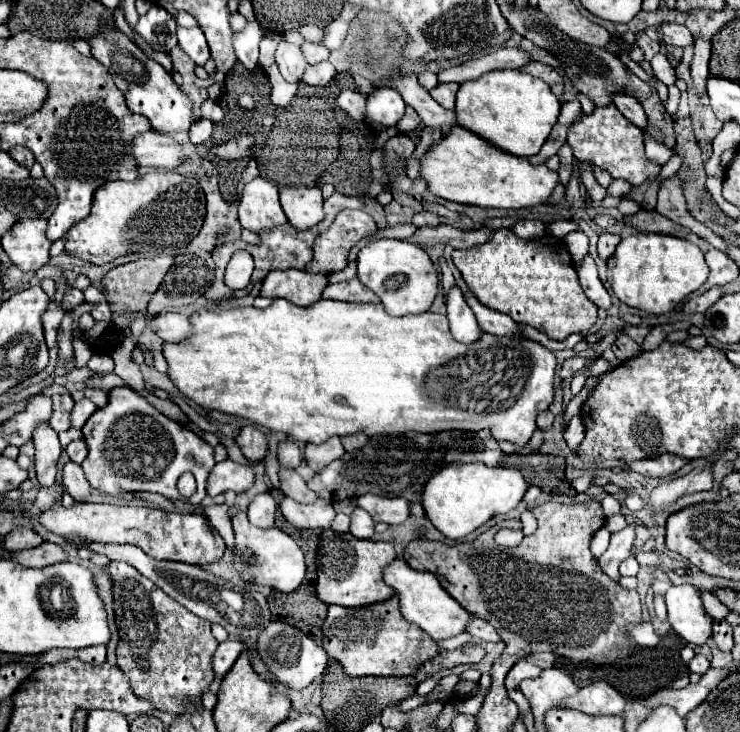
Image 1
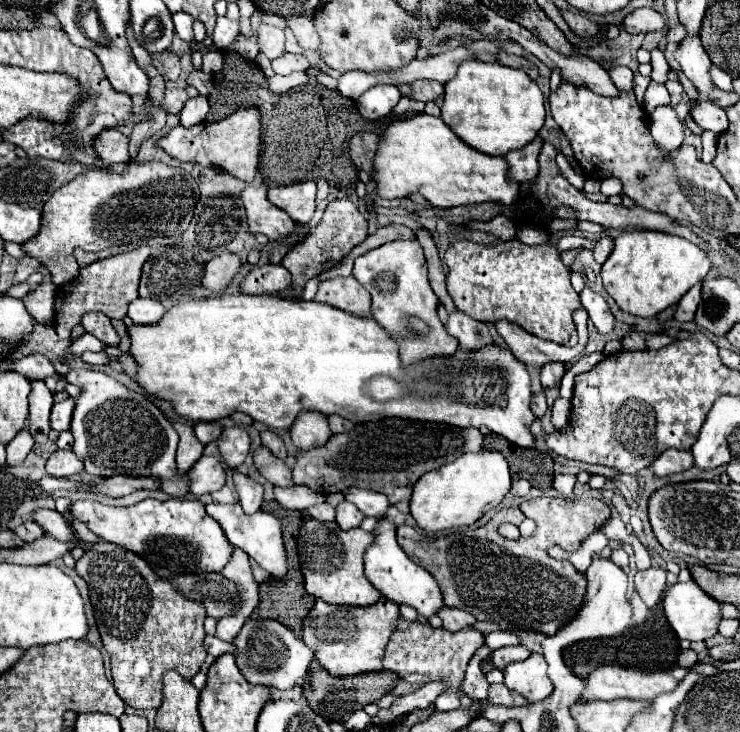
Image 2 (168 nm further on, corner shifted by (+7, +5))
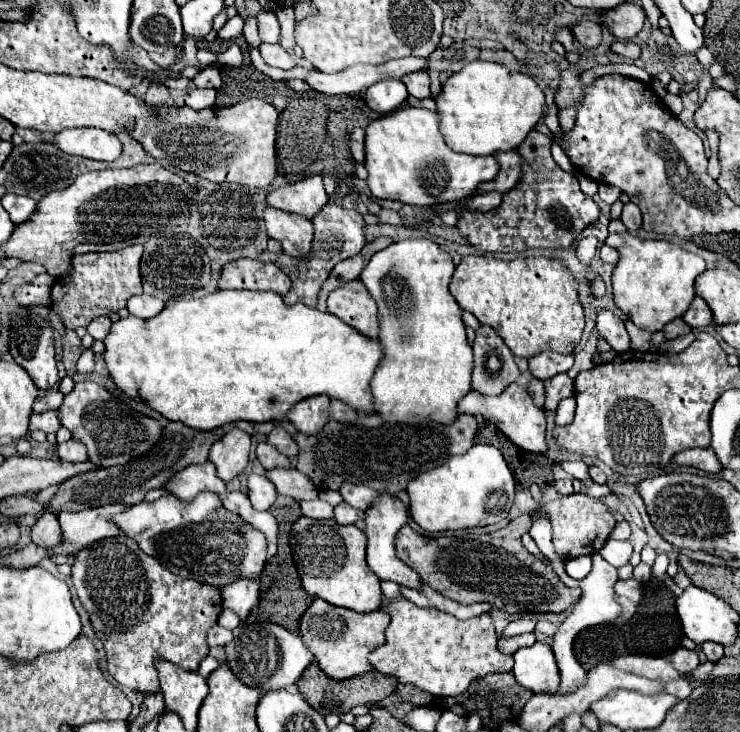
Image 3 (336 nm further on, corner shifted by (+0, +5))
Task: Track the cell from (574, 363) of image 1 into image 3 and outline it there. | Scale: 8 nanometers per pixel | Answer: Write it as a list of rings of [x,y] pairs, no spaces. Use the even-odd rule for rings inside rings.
[[[567,374],[553,376],[545,382],[545,406],[543,410],[555,410],[563,398],[573,396],[573,380]]]

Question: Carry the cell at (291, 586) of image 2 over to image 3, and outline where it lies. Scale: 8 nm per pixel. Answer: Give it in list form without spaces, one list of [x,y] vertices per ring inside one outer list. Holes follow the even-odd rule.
[[[297,502],[283,510],[283,514],[279,518],[279,548],[277,548],[277,554],[263,568],[259,606],[253,608],[253,612],[249,614],[251,622],[255,622],[255,620],[257,622],[277,622],[279,626],[283,626],[295,634],[299,632],[299,618],[309,608],[309,604],[313,602],[313,598],[301,588],[301,578],[297,576],[297,568],[293,564],[291,548],[289,548],[289,528],[299,516],[301,516],[301,510],[299,510]]]

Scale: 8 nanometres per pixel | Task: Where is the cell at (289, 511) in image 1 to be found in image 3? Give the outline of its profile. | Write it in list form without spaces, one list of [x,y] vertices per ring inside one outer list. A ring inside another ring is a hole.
[[[273,468],[273,470],[267,470],[265,476],[275,484],[279,494],[291,496],[297,502],[317,498],[315,484],[295,468]]]

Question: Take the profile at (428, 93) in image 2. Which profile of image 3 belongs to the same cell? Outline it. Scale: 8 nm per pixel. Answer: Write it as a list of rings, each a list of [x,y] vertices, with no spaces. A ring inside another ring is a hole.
[[[419,70],[419,72],[411,72],[409,76],[403,76],[401,82],[407,86],[407,92],[415,98],[431,98],[431,92],[429,92],[429,76],[427,72]]]

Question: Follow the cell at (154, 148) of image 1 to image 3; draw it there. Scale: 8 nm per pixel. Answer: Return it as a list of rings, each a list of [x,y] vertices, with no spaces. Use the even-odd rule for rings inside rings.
[[[65,128],[55,134],[53,144],[65,154],[105,162],[113,162],[123,152],[119,138],[99,128]]]

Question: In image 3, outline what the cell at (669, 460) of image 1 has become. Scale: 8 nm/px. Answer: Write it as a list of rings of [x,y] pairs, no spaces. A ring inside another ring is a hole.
[[[691,448],[691,450],[683,450],[675,456],[675,462],[679,466],[693,466],[693,468],[699,468],[703,472],[709,472],[709,474],[717,474],[723,470],[721,462],[717,460],[715,452],[711,448],[705,448],[705,450],[697,450],[697,448]]]

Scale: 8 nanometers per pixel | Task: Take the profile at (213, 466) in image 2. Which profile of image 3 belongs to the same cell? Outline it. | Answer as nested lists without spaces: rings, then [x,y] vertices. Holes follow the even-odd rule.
[[[207,460],[205,464],[193,464],[171,476],[171,480],[165,484],[165,490],[177,500],[189,502],[199,492],[215,492],[215,494],[225,492],[225,482],[217,478],[215,466]]]

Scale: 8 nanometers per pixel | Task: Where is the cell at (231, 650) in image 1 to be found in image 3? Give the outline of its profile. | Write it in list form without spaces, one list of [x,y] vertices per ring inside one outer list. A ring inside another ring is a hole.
[[[215,624],[215,626],[209,630],[209,634],[207,634],[209,646],[223,646],[223,644],[227,644],[231,638],[233,638],[231,630],[227,630],[227,628],[219,626],[219,624]]]

